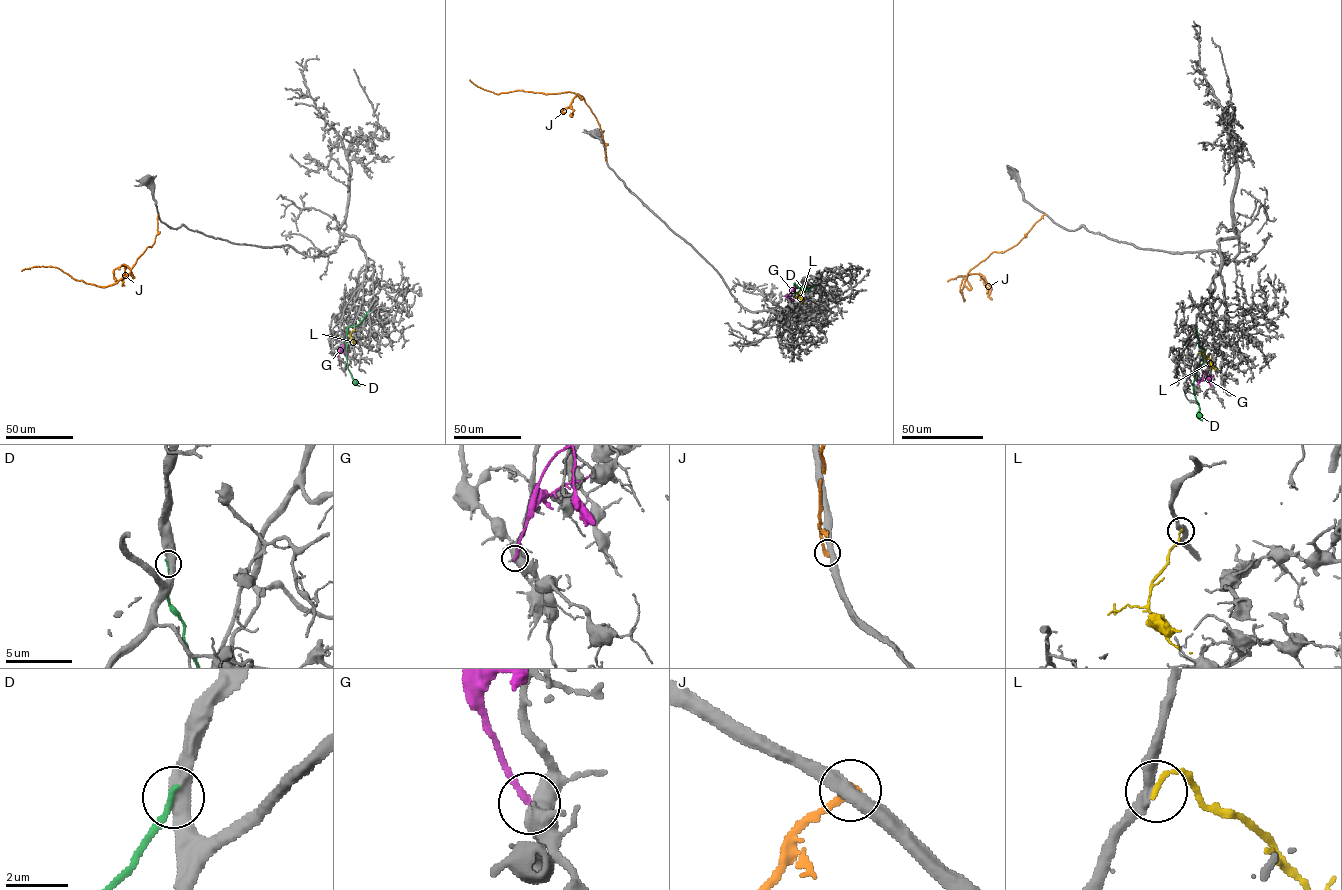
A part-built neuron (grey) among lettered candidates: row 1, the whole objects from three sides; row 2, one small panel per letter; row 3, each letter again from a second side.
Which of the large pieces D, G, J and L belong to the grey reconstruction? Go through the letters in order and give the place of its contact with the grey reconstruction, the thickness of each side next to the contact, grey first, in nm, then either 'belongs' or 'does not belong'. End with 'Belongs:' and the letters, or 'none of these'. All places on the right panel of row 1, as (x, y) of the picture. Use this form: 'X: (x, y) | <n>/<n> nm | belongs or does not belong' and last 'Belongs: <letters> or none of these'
D: (1196, 329) | 480/220 nm | does not belong
G: (1210, 385) | 550/200 nm | does not belong
J: (1045, 213) | 440/320 nm | does not belong
L: (1199, 352) | 360/150 nm | belongs
Belongs: L

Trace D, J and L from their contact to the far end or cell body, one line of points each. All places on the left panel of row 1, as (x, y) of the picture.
D: (368, 311), (358, 324), (347, 328), (348, 369), (359, 386)
J: (158, 215), (154, 243), (137, 259), (131, 271), (114, 283), (106, 286), (86, 283), (50, 266), (21, 270)
L: (354, 329), (351, 335), (354, 344)

